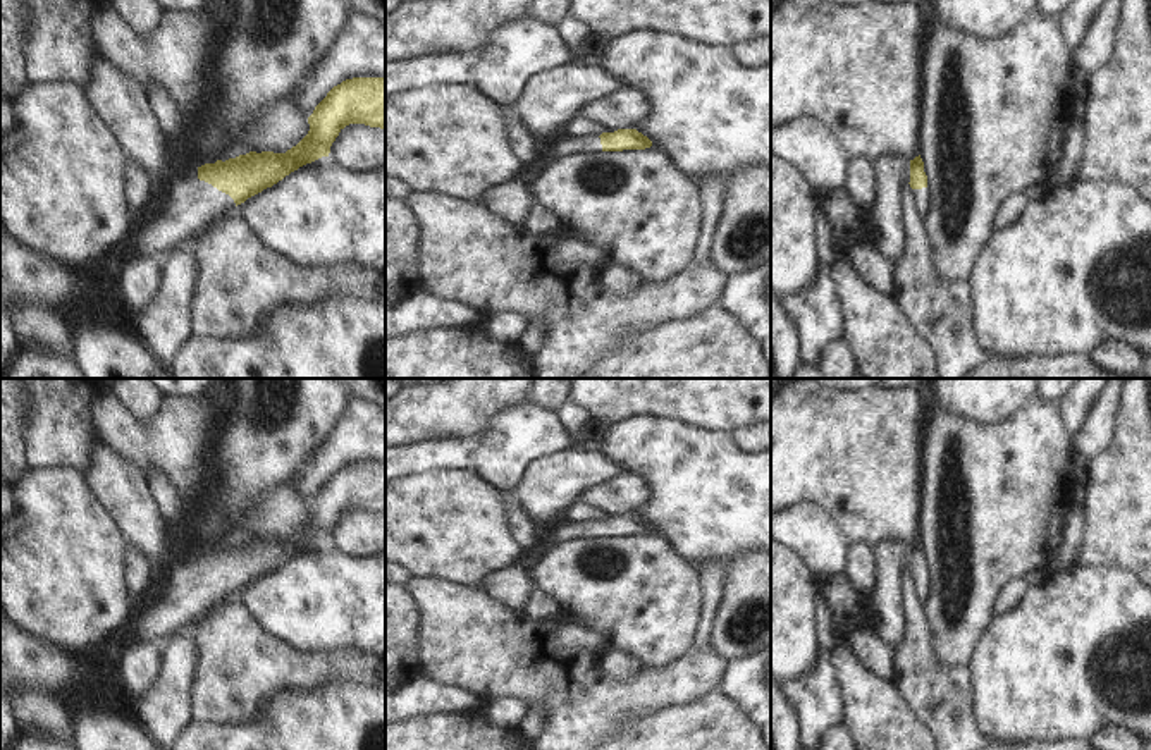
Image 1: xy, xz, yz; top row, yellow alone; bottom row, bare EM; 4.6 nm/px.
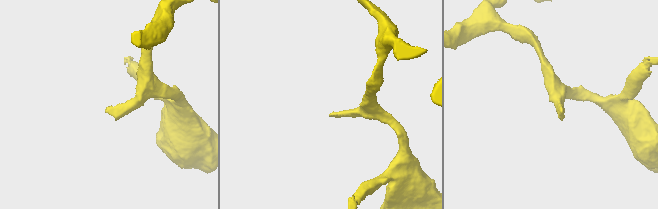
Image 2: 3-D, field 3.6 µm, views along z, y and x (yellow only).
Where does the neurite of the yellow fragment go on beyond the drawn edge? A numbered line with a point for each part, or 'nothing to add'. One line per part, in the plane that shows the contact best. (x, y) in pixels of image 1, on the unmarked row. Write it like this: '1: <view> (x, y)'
1: xy (190, 589).

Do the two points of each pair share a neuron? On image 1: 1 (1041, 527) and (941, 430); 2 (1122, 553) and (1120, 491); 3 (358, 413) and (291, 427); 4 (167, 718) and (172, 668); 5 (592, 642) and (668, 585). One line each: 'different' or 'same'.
1: same
2: same
3: different
4: same
5: different

